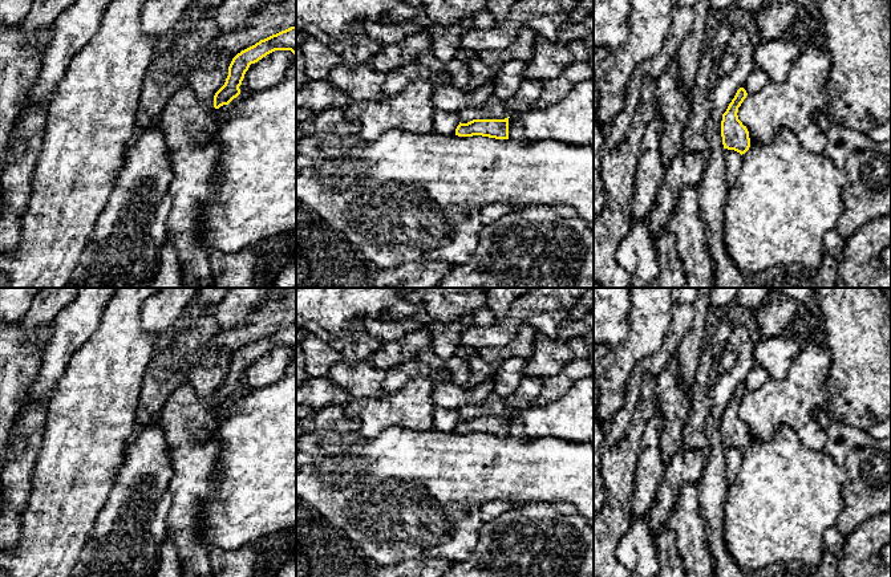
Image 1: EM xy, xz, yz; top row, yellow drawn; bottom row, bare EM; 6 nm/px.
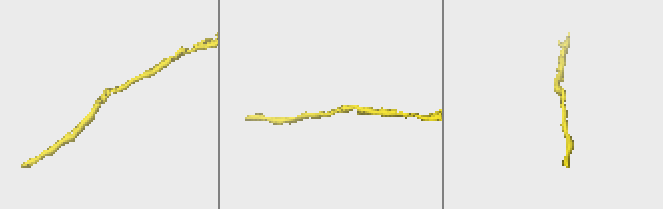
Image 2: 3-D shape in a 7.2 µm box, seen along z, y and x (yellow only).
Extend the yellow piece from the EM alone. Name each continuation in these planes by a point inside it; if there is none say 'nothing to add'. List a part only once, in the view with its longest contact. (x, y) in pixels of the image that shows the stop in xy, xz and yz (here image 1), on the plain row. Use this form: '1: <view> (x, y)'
nothing to add

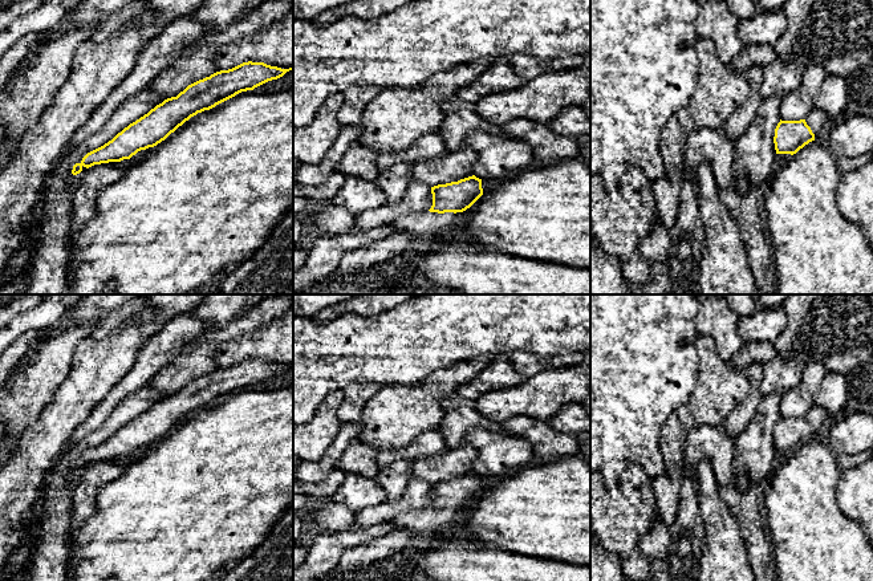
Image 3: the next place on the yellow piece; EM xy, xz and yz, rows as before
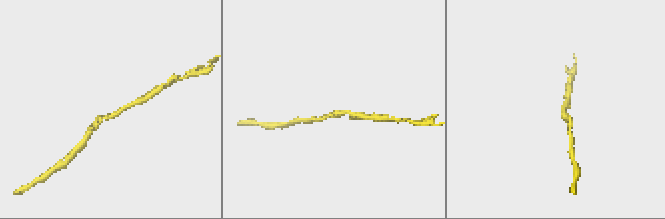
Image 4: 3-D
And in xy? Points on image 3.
nothing to add

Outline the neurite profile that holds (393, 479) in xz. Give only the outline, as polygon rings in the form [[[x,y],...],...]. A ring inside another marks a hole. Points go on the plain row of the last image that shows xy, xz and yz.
[[[397,460],[386,467],[382,467],[374,480],[385,491],[391,500],[402,496],[407,483],[413,479],[409,462]]]

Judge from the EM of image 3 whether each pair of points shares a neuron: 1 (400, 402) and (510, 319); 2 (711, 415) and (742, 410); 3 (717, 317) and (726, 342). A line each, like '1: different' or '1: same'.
1: different
2: different
3: same

